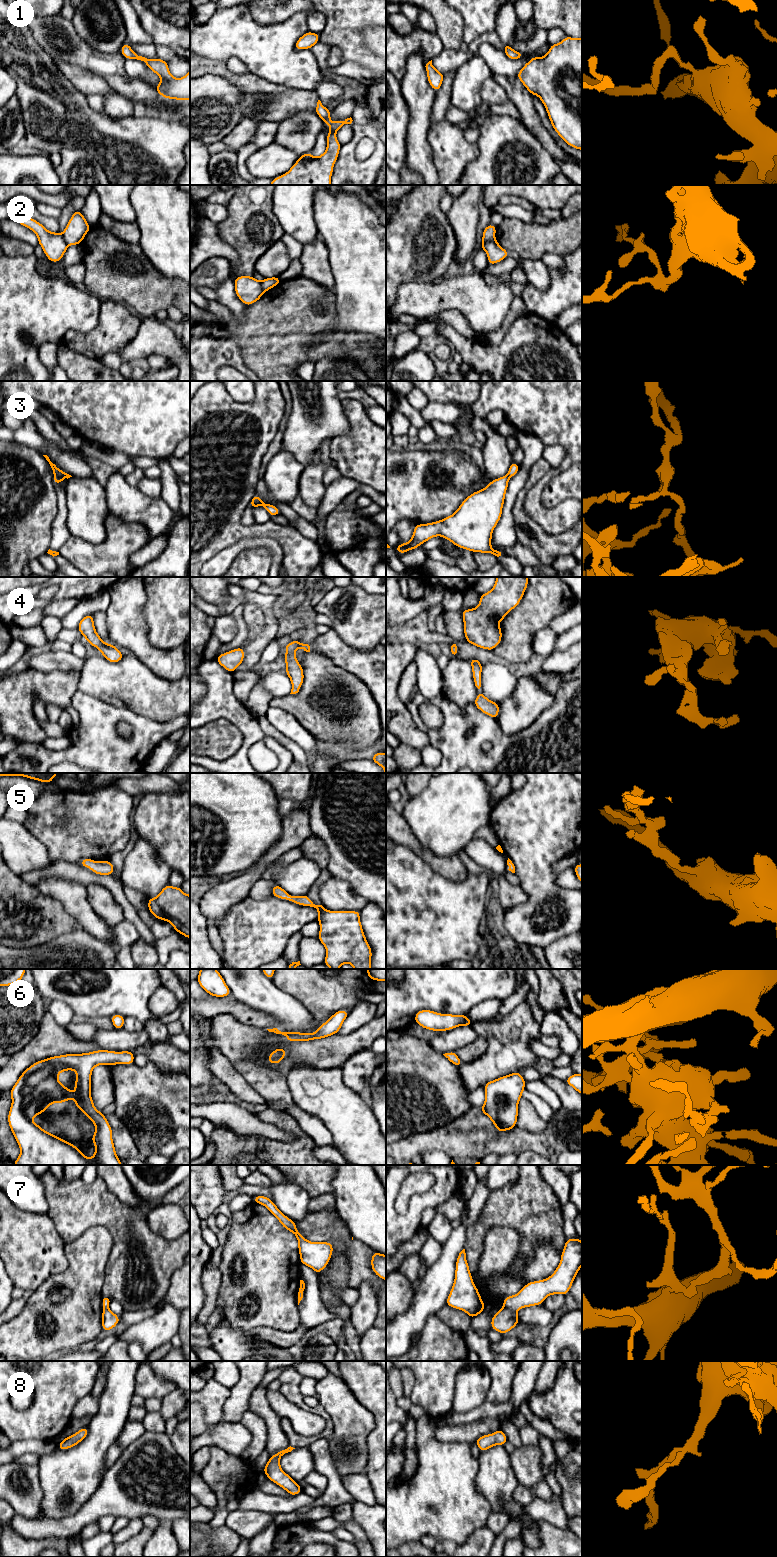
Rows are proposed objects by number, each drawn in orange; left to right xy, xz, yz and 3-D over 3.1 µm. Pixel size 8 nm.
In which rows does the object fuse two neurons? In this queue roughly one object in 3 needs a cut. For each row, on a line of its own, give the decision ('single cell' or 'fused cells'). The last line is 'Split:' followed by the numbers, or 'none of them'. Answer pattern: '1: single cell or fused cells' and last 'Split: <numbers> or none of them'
1: single cell
2: fused cells
3: fused cells
4: single cell
5: single cell
6: single cell
7: fused cells
8: single cell
Split: 2, 3, 7

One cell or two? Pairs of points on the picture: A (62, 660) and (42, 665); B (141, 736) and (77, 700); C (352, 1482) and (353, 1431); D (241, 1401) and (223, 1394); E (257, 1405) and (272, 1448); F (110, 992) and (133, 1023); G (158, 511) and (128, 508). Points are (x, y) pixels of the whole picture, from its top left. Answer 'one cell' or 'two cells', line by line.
A: one cell
B: one cell
C: two cells
D: two cells
E: one cell
F: two cells
G: one cell

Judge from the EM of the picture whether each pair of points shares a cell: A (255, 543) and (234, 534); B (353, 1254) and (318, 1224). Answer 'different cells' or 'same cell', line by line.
A: different cells
B: different cells

